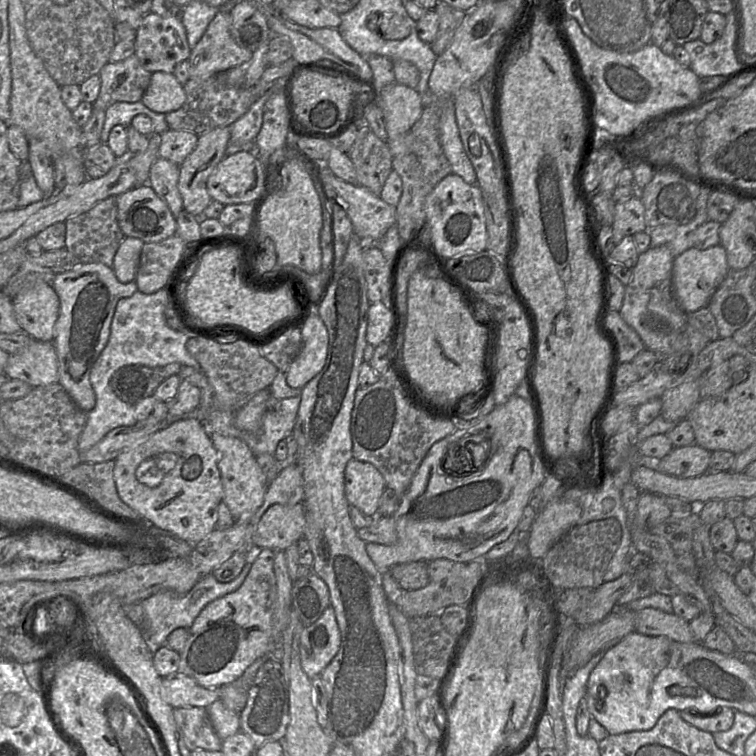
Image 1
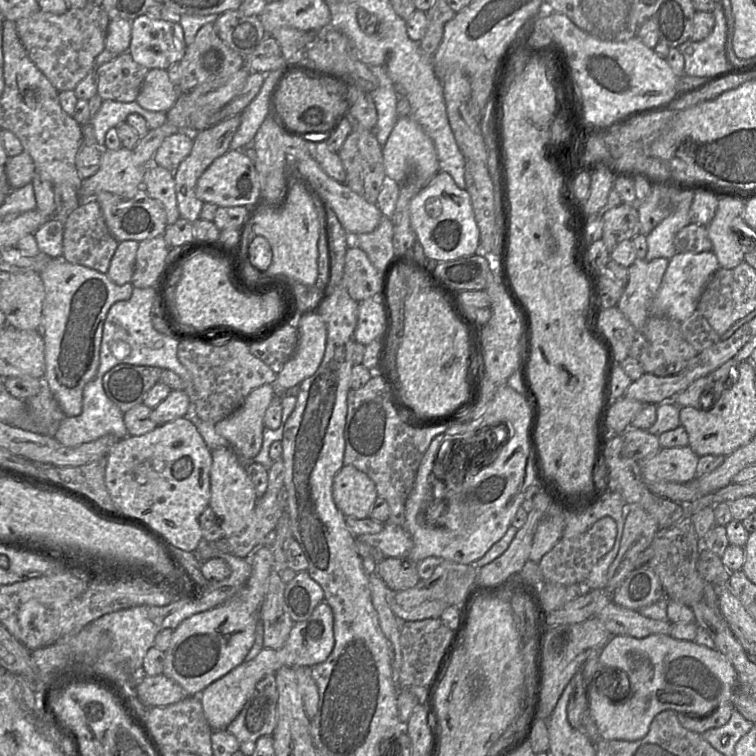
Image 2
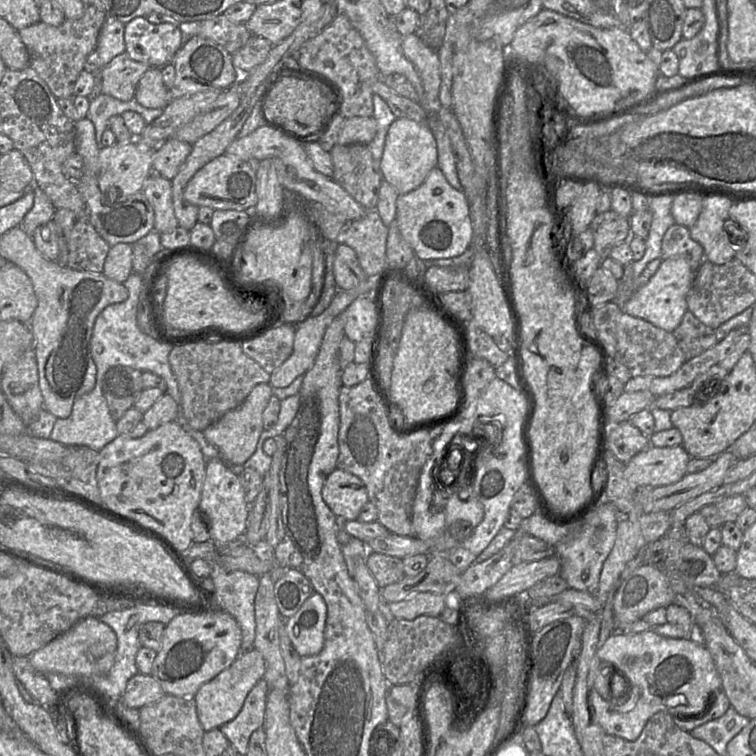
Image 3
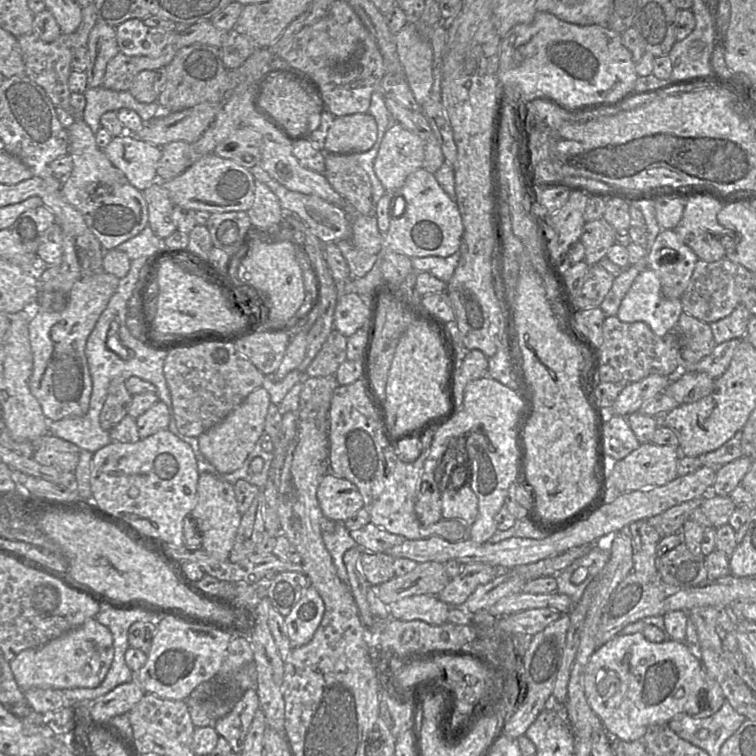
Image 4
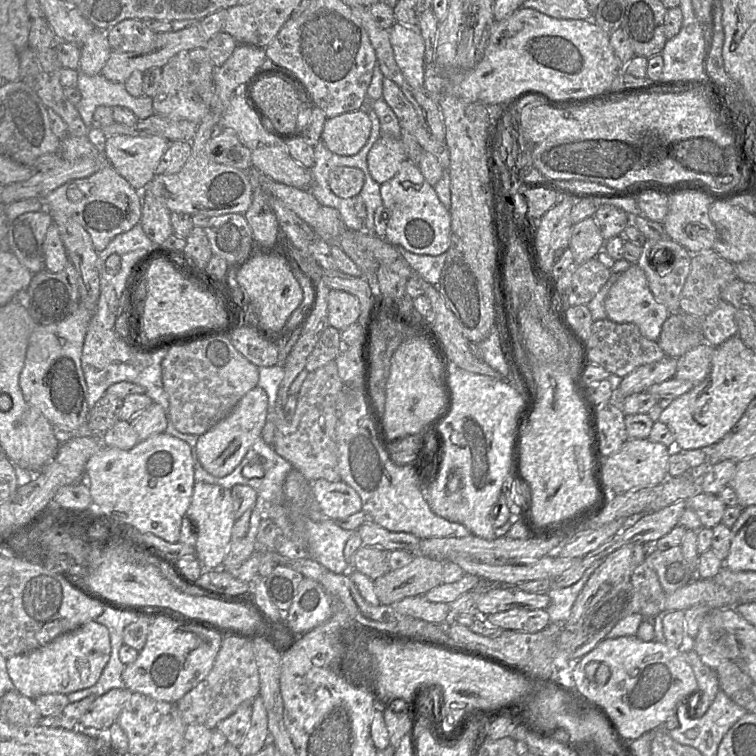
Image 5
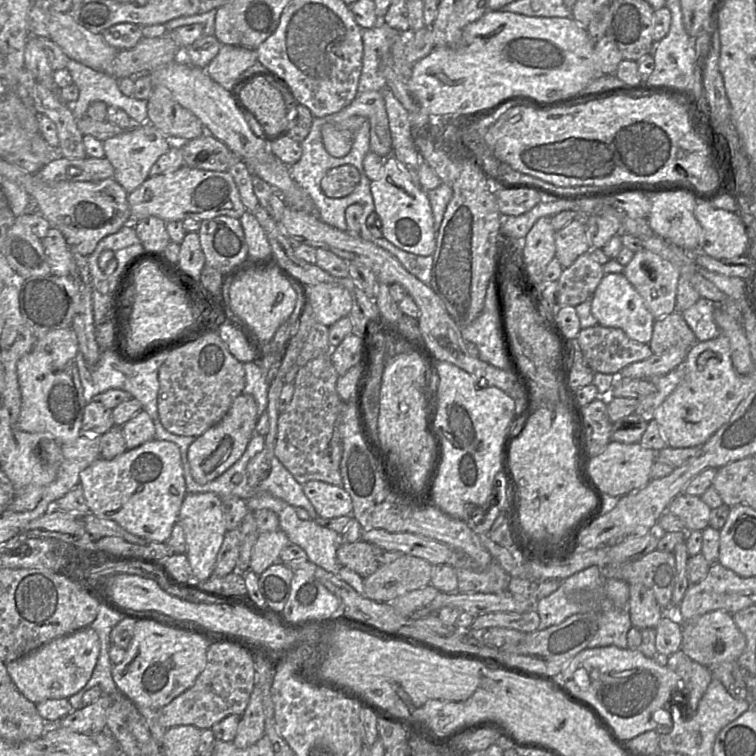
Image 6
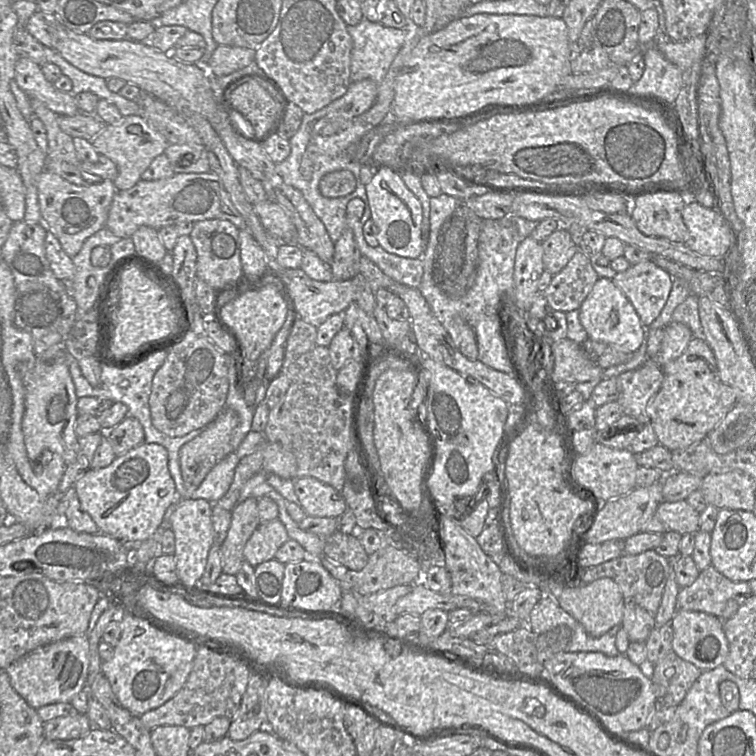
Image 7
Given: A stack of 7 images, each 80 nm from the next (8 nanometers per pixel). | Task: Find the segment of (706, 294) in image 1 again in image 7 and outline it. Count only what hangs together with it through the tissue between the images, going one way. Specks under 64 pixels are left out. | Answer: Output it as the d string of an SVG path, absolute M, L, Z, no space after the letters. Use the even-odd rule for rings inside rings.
M599 278L579 308L579 320L589 338L624 352L636 352L645 339L644 326L629 299L610 278Z

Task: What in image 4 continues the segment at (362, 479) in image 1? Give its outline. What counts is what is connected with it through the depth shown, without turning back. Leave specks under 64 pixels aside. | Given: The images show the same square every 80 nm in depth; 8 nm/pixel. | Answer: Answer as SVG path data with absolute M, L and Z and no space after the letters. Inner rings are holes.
M332 472L321 478L317 498L324 516L335 522L344 522L364 507L357 486Z

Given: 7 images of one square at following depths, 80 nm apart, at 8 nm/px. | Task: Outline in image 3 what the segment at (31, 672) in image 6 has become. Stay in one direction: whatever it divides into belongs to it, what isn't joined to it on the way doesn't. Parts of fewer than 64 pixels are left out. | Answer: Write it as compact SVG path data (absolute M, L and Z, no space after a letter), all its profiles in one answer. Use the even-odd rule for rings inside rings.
M88 616L44 647L27 655L31 665L40 673L60 673L75 677L104 676L114 664L117 638L114 631Z

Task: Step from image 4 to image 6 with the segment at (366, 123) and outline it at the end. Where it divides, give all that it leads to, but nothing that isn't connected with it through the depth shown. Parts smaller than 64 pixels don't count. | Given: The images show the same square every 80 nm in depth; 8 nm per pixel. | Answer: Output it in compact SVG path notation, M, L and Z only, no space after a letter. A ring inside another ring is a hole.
M352 116L339 123L328 123L322 127L322 142L327 152L334 157L347 155L352 147L355 133L366 117Z

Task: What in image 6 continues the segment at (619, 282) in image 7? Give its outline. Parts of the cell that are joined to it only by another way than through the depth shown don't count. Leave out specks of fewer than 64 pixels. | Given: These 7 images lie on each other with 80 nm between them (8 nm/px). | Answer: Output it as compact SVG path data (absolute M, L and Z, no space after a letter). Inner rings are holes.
M644 248L635 253L622 273L643 297L647 309L655 320L675 312L677 285L681 277L681 271L677 266Z

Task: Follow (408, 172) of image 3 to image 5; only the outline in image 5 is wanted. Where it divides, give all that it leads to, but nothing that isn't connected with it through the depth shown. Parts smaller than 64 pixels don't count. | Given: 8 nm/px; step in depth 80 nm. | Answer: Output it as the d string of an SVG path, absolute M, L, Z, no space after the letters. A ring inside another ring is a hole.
M392 136L381 137L367 155L369 173L380 184L391 179L406 160L407 152L403 142Z

